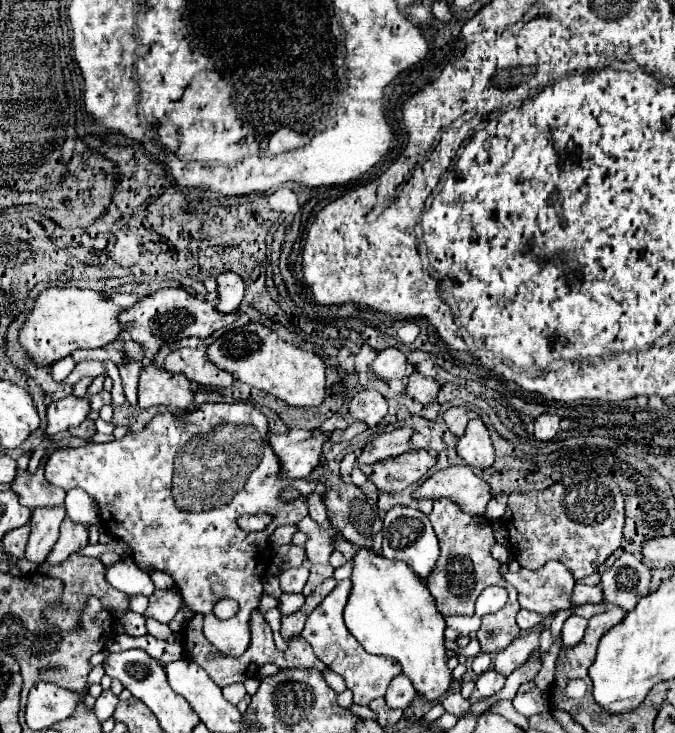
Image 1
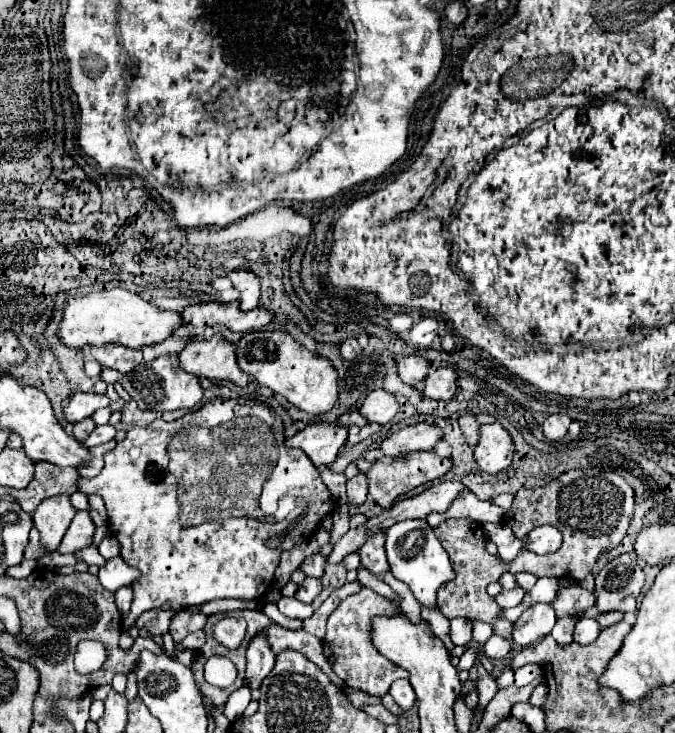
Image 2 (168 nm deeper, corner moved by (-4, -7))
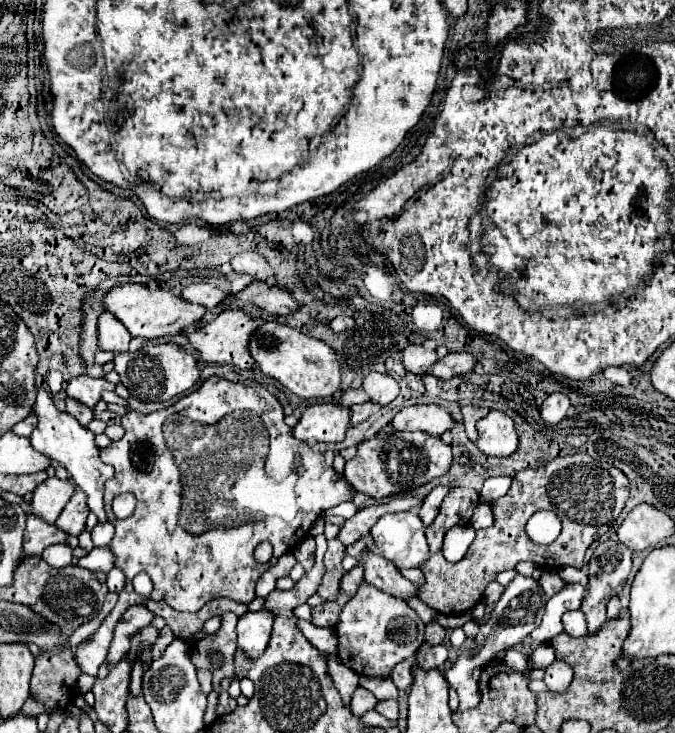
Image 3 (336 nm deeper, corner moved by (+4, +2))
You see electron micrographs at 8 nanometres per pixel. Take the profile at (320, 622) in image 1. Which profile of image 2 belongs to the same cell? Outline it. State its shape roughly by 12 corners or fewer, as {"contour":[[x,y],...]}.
{"contour":[[362,587],[330,615],[324,653],[348,687],[384,697],[408,677],[372,643],[398,605]]}

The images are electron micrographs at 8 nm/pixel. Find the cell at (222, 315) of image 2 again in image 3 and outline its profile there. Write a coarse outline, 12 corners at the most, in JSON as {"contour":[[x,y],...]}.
{"contour":[[252,282],[236,300],[252,302],[258,310],[288,314],[300,306],[286,290]]}

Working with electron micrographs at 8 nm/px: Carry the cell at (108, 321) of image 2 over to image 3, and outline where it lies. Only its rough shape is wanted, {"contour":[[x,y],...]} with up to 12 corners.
{"contour":[[112,286],[102,310],[132,336],[174,336],[204,306],[166,288]]}

